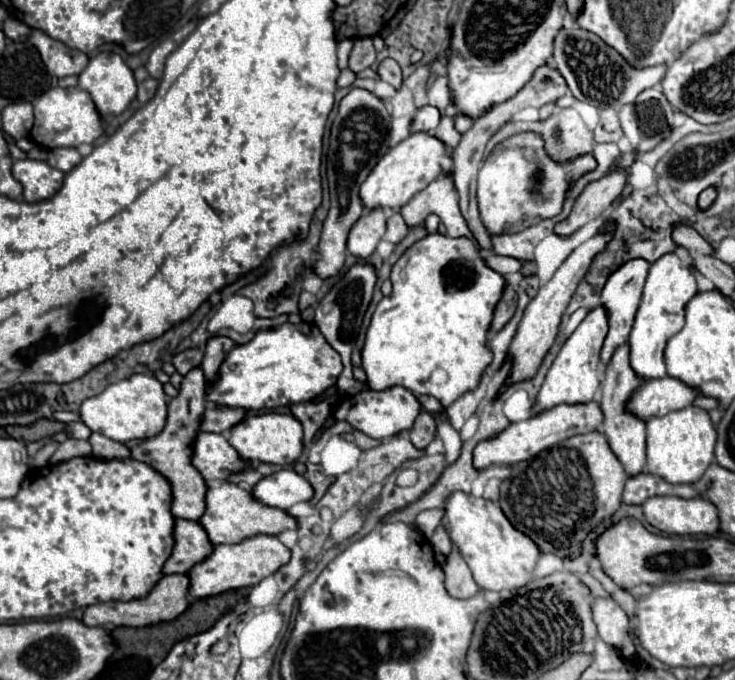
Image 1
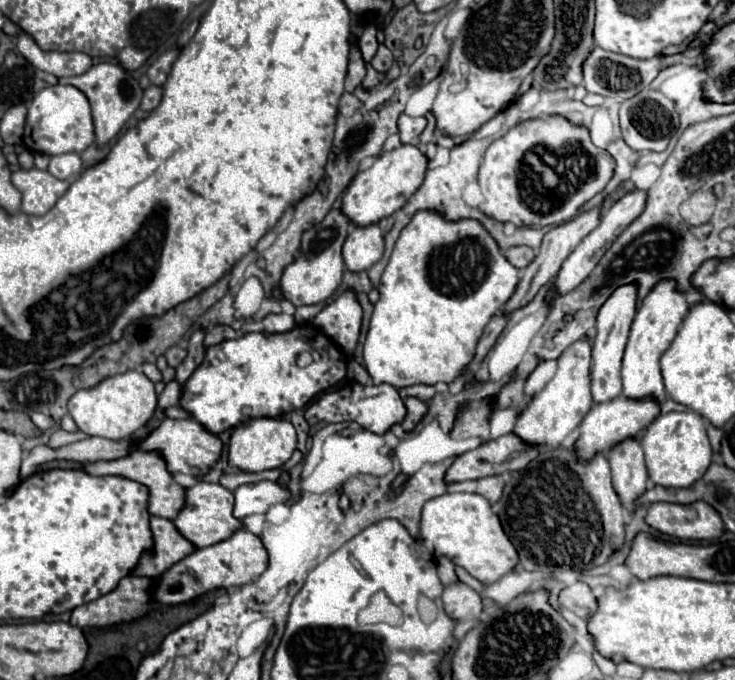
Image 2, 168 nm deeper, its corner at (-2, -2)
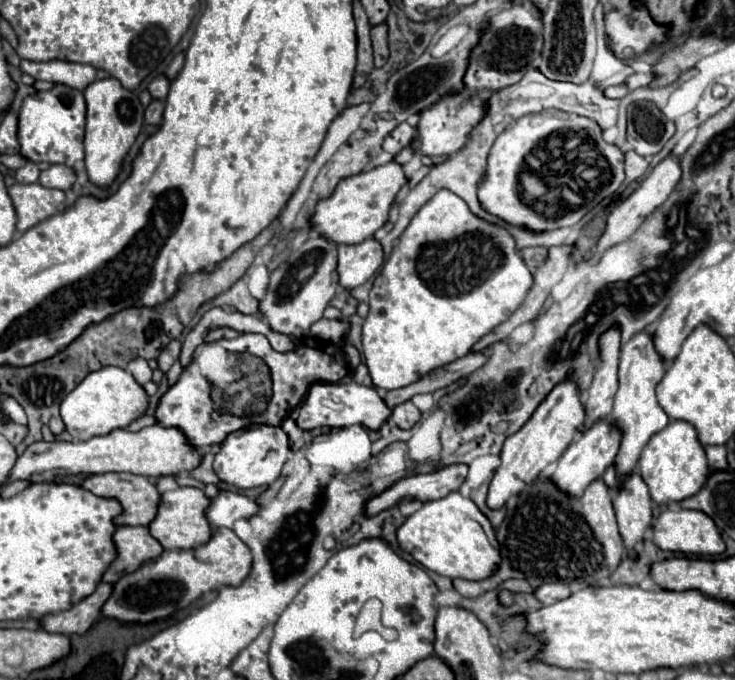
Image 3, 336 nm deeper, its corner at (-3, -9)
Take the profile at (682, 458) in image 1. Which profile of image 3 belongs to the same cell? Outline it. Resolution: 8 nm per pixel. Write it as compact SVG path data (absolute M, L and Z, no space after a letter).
M669 421L665 429L655 433L639 457L639 473L649 487L649 495L659 505L675 503L695 495L709 477L705 447L697 439L695 427L687 421Z

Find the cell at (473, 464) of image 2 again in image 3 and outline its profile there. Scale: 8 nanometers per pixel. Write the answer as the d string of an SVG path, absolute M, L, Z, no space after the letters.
M447 465L427 475L415 475L415 477L401 479L393 487L389 487L387 491L383 491L381 495L373 497L367 503L367 515L377 515L379 511L397 505L407 495L419 501L441 499L443 495L459 491L463 481L467 479L467 471L469 471L467 465Z

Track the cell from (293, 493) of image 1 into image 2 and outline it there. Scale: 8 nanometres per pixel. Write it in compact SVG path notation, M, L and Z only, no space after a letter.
M256 482L242 484L234 490L234 518L242 520L250 514L266 514L268 506L286 502L290 492L276 482Z

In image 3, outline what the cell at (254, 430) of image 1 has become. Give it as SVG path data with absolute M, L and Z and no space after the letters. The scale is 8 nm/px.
M251 425L247 429L231 433L223 445L221 451L215 455L213 469L217 477L229 485L235 485L239 489L251 489L259 485L271 485L283 471L283 465L287 463L289 455L289 437L281 427L273 425Z

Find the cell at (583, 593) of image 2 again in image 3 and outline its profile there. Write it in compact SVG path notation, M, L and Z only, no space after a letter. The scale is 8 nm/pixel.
M547 583L547 585L541 585L537 591L535 591L535 597L545 603L545 605L551 605L551 603L557 603L559 599L563 597L571 597L573 591L567 587L567 585L561 585L561 583Z

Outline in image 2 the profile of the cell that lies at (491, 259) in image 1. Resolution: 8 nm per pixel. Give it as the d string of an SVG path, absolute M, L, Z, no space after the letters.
M514 246L514 248L504 250L504 256L510 260L510 264L514 264L516 268L522 270L522 268L526 268L526 264L530 264L530 260L534 260L536 252L526 246Z

